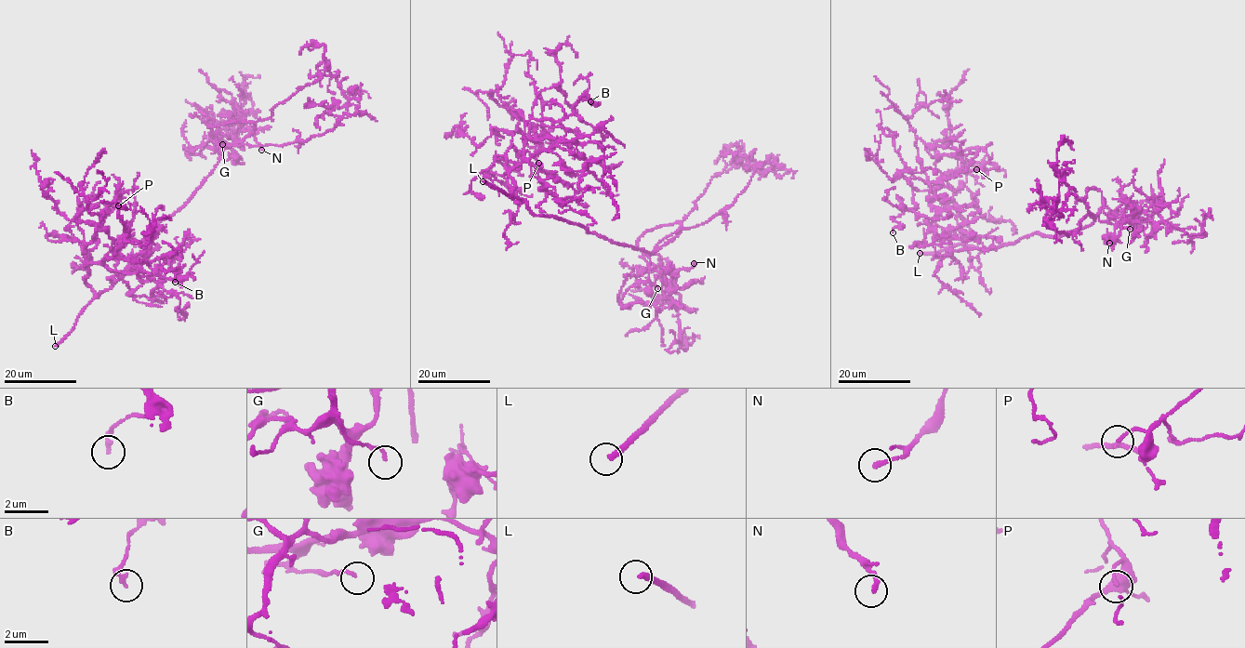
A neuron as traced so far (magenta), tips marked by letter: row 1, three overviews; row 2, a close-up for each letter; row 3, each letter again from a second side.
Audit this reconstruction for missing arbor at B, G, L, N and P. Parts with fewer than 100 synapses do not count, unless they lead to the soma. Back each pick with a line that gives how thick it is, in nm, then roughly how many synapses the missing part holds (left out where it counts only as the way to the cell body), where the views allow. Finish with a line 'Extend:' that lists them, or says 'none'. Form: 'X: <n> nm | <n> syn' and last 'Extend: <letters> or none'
L: 260 nm
Extend: L

